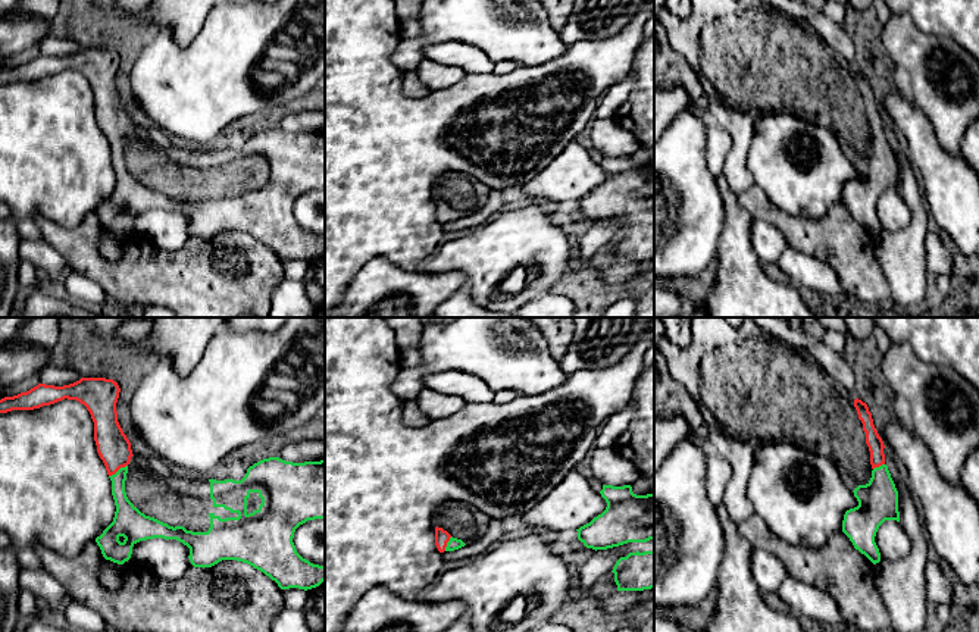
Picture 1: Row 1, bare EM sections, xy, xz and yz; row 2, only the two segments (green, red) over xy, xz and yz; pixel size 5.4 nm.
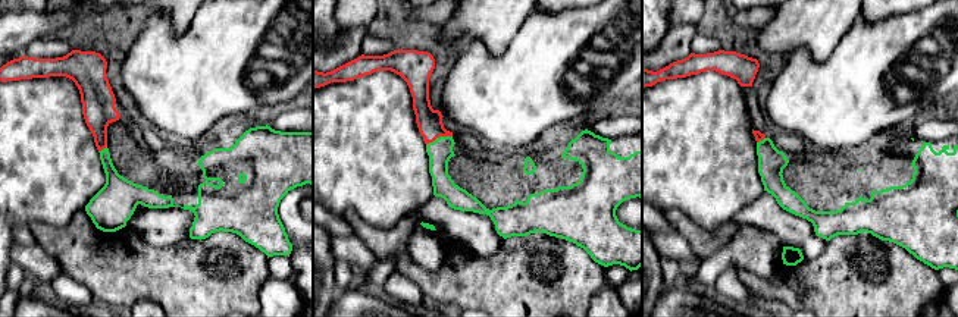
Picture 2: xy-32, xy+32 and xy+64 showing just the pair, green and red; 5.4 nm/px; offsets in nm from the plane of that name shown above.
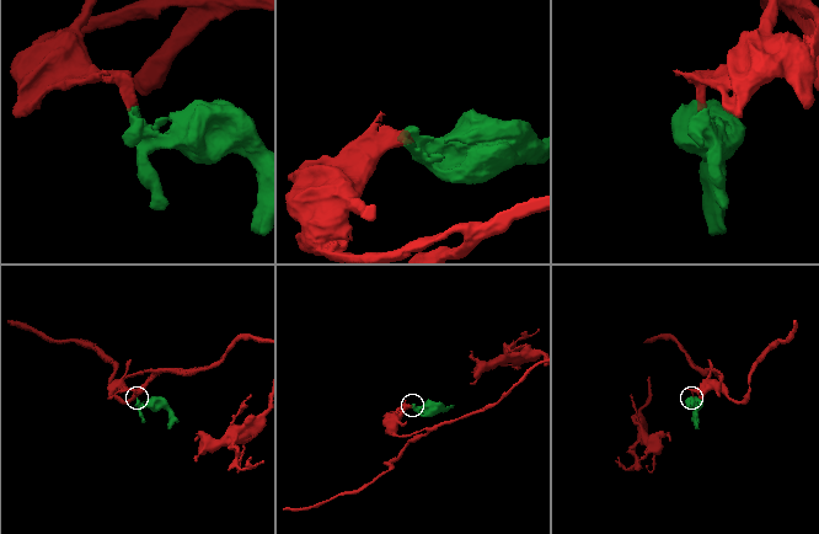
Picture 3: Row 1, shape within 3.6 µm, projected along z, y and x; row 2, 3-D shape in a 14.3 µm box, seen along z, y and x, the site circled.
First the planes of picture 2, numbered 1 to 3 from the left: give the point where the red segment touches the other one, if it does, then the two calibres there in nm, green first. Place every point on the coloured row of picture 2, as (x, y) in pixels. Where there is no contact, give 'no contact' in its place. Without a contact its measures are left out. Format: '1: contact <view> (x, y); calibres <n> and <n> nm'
1: contact xy-32 (102, 150); calibres 180 and 180 nm
2: contact xy+32 (440, 137); calibres 140 and 140 nm
3: contact xy+64 (760, 141); calibres 150 and 50 nm

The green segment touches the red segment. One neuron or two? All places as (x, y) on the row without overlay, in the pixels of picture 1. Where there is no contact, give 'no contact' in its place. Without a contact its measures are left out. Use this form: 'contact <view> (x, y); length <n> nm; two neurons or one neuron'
contact xy (119, 140); length 120 nm; one neuron

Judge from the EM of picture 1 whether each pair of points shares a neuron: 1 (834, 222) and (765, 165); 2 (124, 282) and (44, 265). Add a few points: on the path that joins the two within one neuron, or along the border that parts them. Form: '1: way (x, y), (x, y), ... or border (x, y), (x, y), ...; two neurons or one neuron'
1: border (841, 200), (818, 218), (798, 218), (790, 213); two neurons
2: border (43, 238), (68, 263); two neurons

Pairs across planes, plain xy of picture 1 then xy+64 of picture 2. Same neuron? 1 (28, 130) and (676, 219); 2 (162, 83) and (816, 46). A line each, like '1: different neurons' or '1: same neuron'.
1: different neurons
2: different neurons

